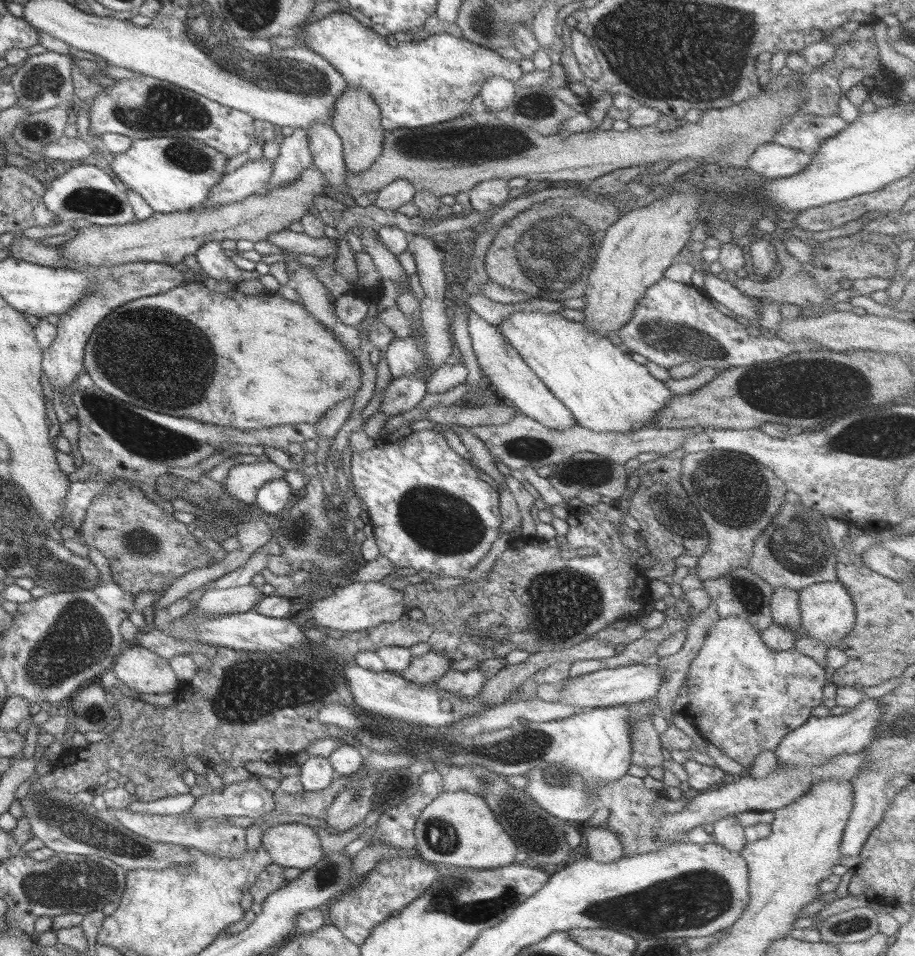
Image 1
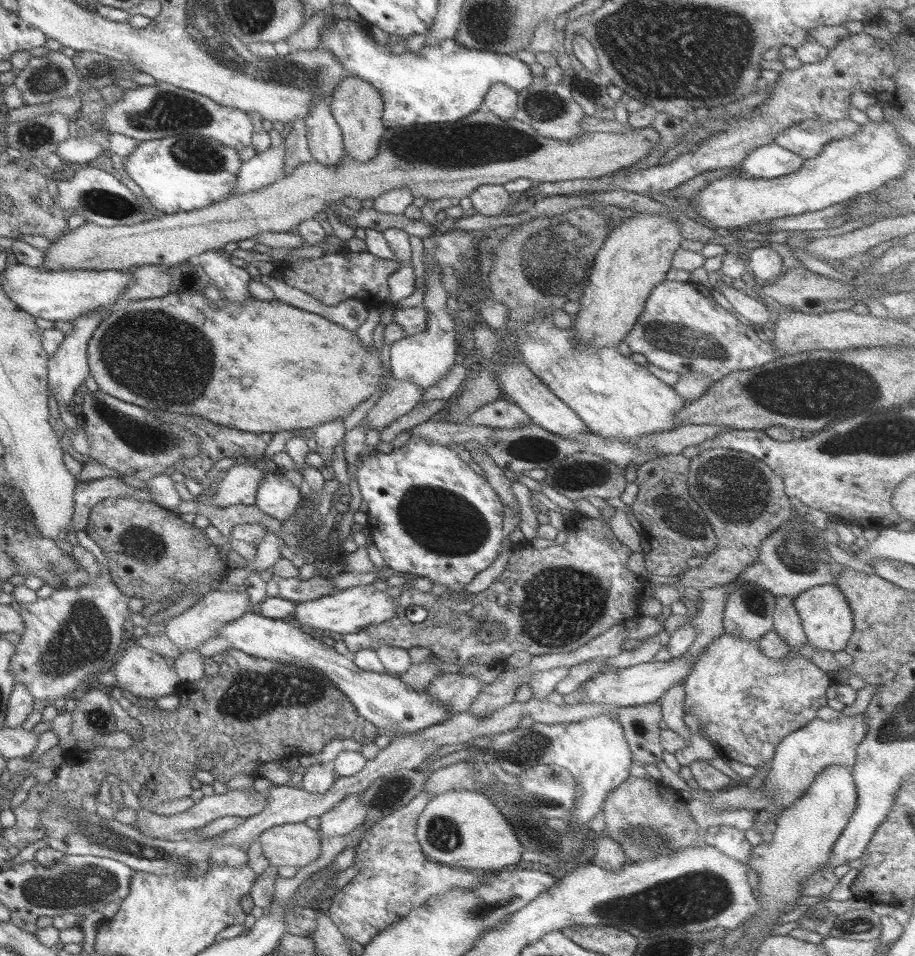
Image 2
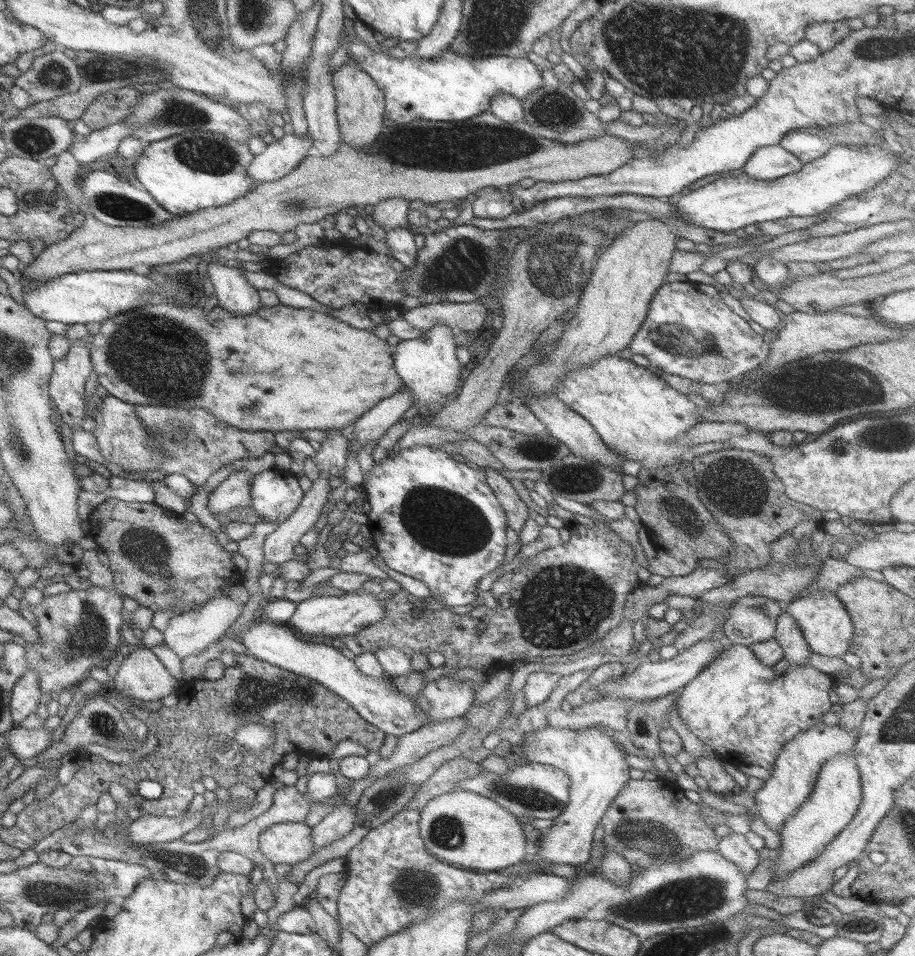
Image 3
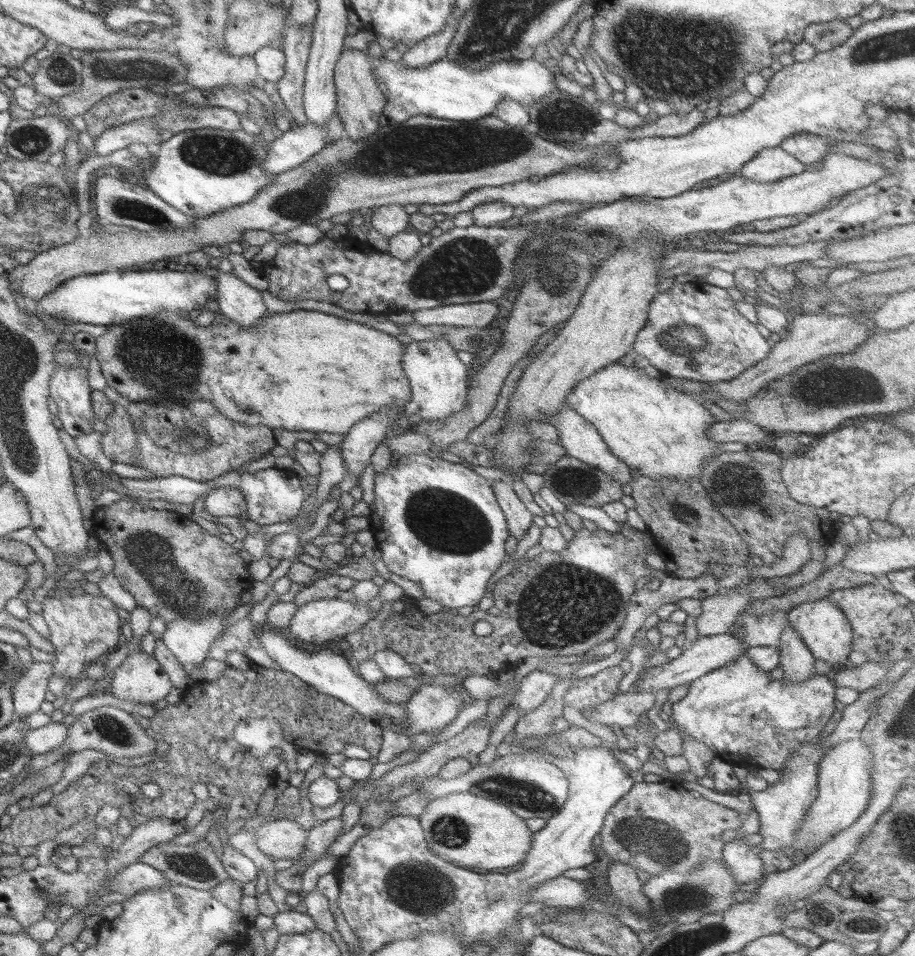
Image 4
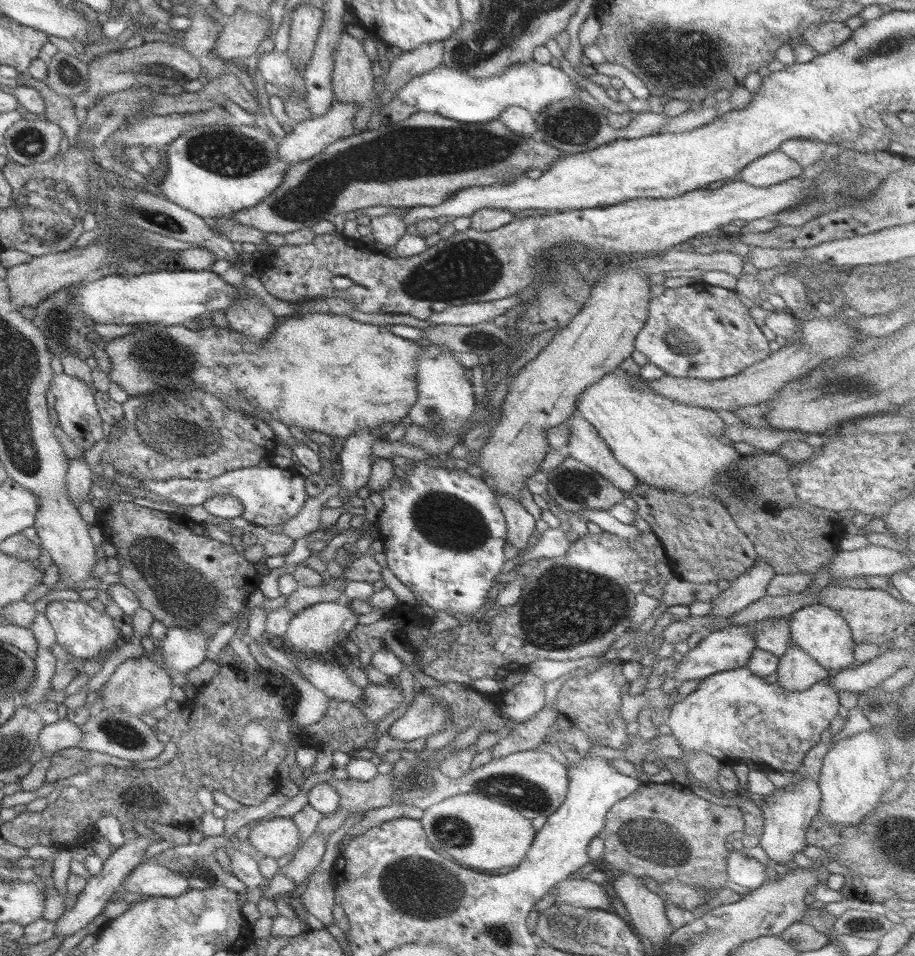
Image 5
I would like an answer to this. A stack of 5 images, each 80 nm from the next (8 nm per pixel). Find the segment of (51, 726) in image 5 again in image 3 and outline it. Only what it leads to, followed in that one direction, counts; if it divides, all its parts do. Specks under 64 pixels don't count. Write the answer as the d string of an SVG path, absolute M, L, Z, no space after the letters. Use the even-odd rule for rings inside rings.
M24 727L10 728L7 730L6 741L8 747L19 760L33 758L43 752L51 742L53 731L42 727L25 729Z

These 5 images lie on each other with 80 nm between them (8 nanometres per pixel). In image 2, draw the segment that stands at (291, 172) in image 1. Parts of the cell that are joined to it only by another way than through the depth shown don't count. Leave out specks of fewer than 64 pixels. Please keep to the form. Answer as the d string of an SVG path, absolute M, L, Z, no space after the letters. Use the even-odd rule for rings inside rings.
M295 119L289 126L288 135L285 135L282 142L285 145L284 152L284 175L296 166L311 160L306 143L306 128L304 119Z

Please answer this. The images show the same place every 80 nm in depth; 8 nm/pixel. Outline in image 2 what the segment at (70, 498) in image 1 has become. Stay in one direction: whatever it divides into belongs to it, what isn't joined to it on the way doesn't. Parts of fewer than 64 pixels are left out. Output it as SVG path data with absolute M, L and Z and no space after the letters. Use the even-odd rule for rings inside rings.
M104 477L77 484L73 493L72 530L82 530L87 524L87 513L100 500L111 496L127 496L133 500L149 500L147 491L132 488L118 478Z

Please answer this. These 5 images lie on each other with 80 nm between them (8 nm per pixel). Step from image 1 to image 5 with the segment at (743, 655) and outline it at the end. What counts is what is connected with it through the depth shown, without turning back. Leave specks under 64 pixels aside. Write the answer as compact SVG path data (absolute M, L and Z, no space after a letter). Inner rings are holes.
M742 666L701 679L693 692L675 700L665 713L682 752L704 752L727 766L751 760L758 768L782 773L801 766L806 751L820 742L821 732L842 709L838 694L824 680L801 692L784 692Z

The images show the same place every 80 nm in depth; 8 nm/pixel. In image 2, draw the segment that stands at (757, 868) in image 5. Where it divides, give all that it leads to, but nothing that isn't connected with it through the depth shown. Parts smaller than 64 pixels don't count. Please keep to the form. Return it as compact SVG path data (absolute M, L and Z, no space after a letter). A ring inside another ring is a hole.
M728 827L717 828L716 834L708 838L708 844L729 859L747 867L752 847L745 841L744 831Z

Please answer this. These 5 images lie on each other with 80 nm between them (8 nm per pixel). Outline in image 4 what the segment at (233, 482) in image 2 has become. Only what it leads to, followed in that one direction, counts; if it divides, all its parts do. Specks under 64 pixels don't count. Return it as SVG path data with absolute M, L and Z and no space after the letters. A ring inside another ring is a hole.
M215 489L203 499L203 510L213 517L244 514L245 499L237 489Z

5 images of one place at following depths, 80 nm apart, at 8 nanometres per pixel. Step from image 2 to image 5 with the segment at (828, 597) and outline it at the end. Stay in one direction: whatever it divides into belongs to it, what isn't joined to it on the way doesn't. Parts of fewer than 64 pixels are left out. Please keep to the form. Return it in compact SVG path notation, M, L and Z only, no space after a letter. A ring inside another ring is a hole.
M815 604L805 605L788 616L788 634L795 648L802 650L826 671L834 673L854 666L854 642L849 627L834 610Z

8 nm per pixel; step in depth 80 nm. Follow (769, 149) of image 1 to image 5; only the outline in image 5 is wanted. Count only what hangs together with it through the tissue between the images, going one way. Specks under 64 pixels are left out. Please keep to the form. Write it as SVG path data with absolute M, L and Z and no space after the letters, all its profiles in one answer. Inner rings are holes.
M779 150L769 152L739 171L739 180L755 188L767 188L802 172L800 166Z

